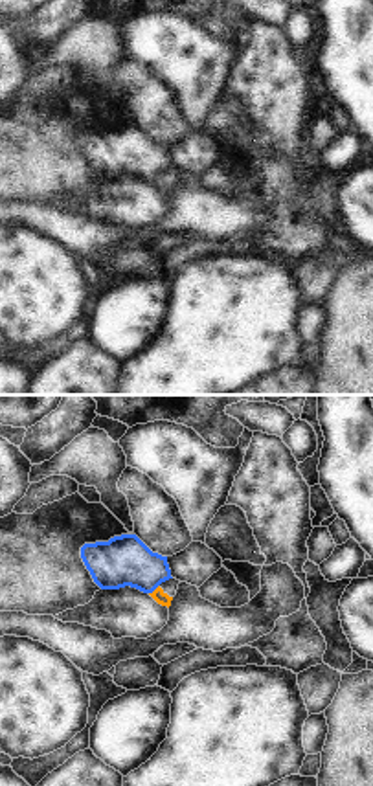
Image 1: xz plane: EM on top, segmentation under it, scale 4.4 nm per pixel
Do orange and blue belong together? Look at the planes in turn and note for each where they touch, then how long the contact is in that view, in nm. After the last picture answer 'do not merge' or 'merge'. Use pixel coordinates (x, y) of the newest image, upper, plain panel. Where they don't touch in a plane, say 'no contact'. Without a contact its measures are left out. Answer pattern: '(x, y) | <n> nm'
(155, 179) | 60 nm

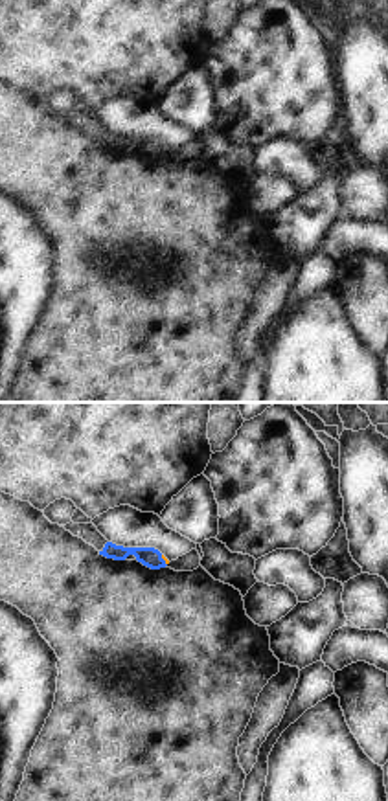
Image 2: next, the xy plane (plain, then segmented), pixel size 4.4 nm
(164, 147) | 50 nm

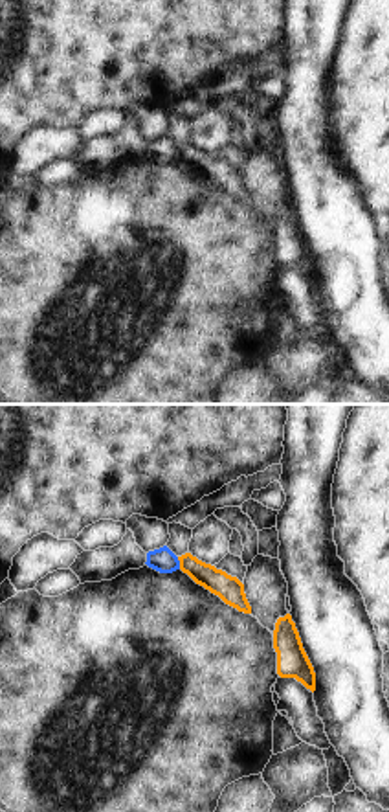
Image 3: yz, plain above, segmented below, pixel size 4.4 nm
(180, 151) | 60 nm

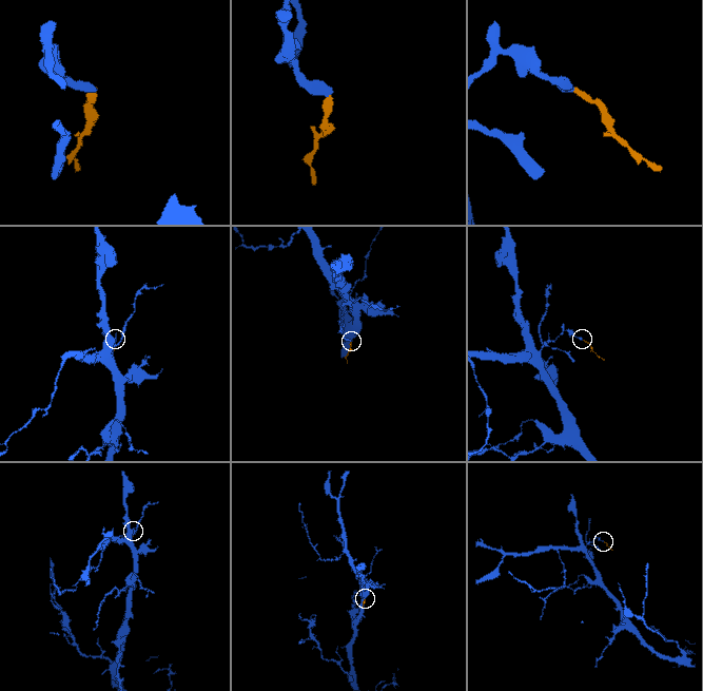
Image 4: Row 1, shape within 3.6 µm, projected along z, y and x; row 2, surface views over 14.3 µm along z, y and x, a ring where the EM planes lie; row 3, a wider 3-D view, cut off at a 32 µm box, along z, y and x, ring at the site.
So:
do not merge

